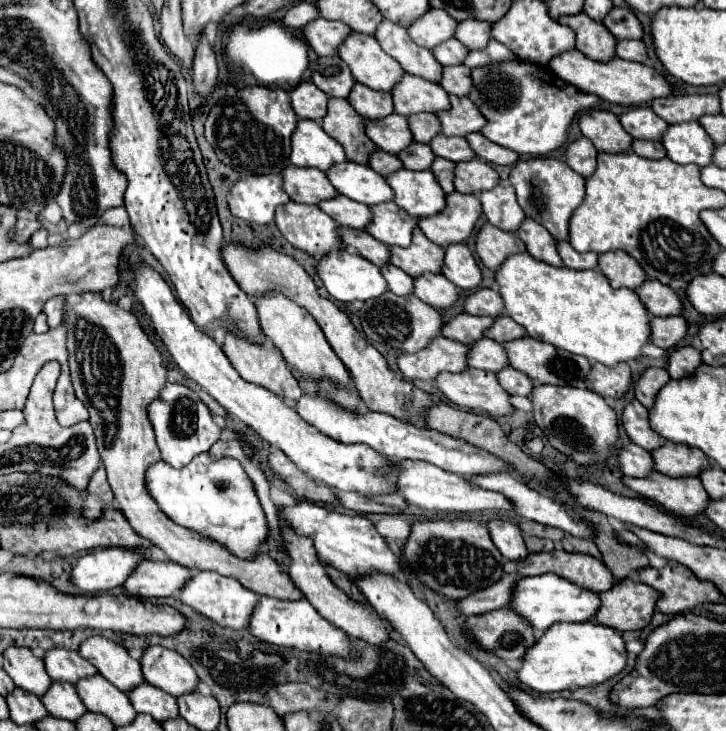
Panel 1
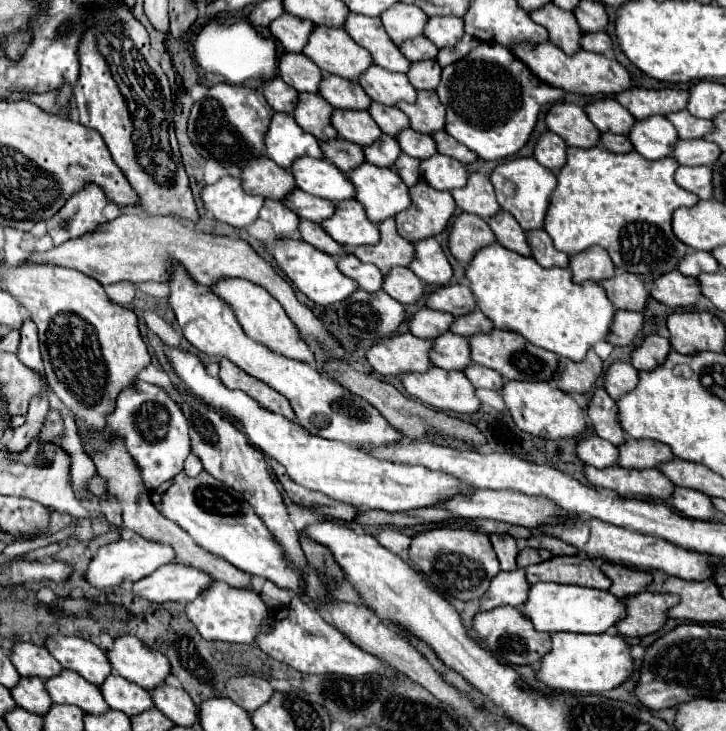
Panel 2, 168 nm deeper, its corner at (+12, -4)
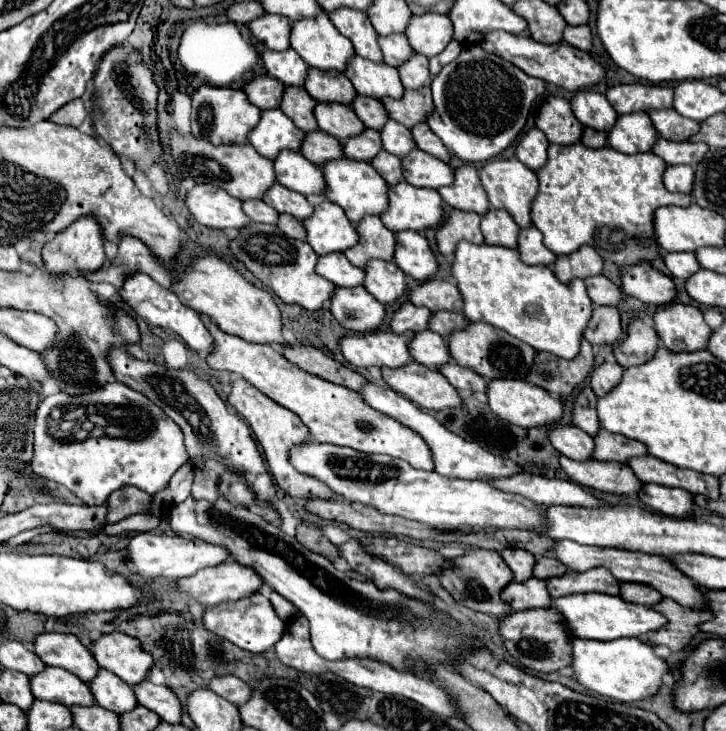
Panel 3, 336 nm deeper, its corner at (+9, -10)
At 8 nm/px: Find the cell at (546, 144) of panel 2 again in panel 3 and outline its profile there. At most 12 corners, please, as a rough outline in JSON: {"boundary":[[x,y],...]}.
{"boundary":[[539,128],[525,132],[515,156],[537,170],[547,162],[547,138]]}

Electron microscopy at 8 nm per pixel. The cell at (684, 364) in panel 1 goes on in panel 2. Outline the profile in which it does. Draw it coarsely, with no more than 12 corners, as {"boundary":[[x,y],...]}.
{"boundary":[[648,336],[632,352],[632,366],[654,370],[672,346],[666,338]]}

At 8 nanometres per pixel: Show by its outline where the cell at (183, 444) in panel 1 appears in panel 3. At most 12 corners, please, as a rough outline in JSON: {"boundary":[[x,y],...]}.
{"boundary":[[121,382],[35,412],[33,470],[87,506],[155,494],[181,428]]}

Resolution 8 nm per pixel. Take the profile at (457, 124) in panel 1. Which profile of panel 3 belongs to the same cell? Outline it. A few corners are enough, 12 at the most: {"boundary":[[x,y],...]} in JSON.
{"boundary":[[431,88],[381,100],[389,118],[413,128],[433,112]]}

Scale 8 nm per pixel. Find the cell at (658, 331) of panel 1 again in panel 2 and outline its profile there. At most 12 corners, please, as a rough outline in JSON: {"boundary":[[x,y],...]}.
{"boundary":[[616,310],[608,342],[628,346],[644,328],[640,312]]}

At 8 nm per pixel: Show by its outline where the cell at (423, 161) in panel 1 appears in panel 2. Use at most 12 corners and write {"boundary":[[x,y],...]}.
{"boundary":[[382,134],[364,148],[366,162],[392,168],[402,154],[396,138]]}

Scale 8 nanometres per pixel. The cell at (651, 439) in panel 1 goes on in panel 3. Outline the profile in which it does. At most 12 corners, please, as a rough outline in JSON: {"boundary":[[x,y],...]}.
{"boundary":[[583,386],[573,400],[573,424],[589,436],[599,432],[597,396]]}

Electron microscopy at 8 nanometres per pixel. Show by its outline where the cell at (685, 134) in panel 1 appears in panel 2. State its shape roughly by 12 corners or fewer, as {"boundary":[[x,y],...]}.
{"boundary":[[664,116],[638,120],[628,138],[648,160],[672,156],[680,140]]}

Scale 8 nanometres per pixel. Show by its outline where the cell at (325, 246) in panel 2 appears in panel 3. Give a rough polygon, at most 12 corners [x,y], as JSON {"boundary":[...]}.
{"boundary":[[279,214],[279,230],[305,240],[305,228],[291,214]]}

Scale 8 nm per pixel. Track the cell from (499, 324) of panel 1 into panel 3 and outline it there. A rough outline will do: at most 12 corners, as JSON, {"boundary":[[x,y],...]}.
{"boundary":[[433,312],[429,330],[447,338],[469,320],[457,312]]}

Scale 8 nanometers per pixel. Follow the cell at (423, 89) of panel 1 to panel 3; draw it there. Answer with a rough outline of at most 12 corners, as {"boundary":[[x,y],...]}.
{"boundary":[[351,56],[345,76],[359,94],[401,98],[395,68]]}

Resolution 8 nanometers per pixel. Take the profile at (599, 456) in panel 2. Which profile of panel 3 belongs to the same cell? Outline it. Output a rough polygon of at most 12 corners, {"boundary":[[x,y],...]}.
{"boundary":[[555,424],[551,446],[573,460],[591,458],[593,438],[577,426]]}

